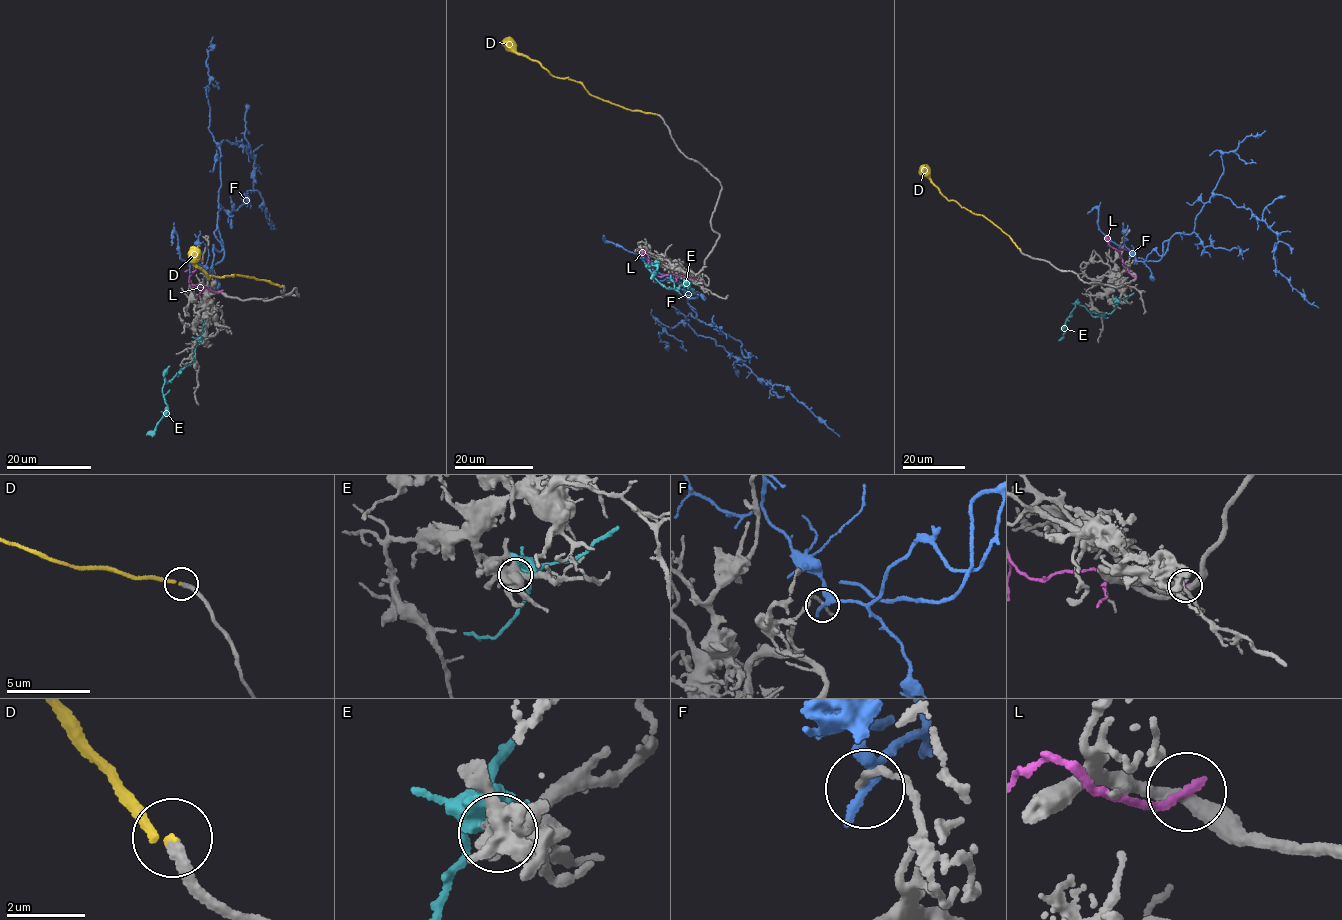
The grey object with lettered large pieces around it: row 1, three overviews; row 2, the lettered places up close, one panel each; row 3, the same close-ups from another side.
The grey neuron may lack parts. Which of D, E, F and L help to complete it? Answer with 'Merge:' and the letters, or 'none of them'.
Merge: D

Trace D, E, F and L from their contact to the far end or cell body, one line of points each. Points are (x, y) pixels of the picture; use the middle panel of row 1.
D: (657, 115), (626, 110), (592, 96), (578, 82), (553, 76), (536, 61), (512, 48), (507, 40), (509, 39)
E: (688, 281), (688, 288), (680, 285), (676, 290), (666, 288), (648, 269), (655, 262), (659, 265), (651, 279)
F: (677, 281), (697, 295), (687, 300), (696, 318), (689, 312), (688, 326), (766, 384), (787, 387), (840, 436)
L: (695, 278), (678, 274), (659, 277), (648, 255), (639, 251)

